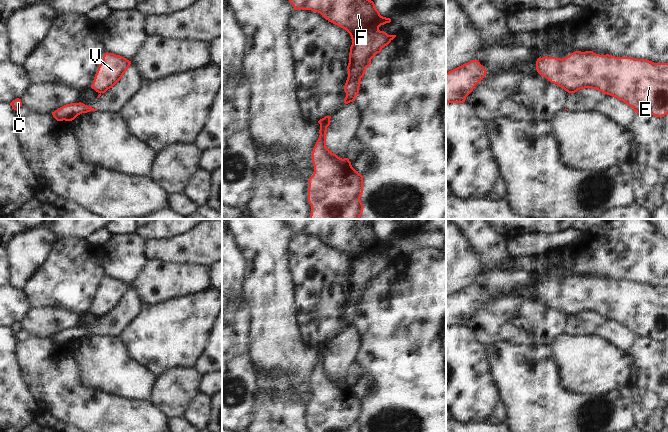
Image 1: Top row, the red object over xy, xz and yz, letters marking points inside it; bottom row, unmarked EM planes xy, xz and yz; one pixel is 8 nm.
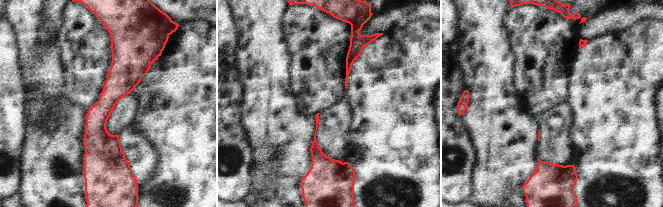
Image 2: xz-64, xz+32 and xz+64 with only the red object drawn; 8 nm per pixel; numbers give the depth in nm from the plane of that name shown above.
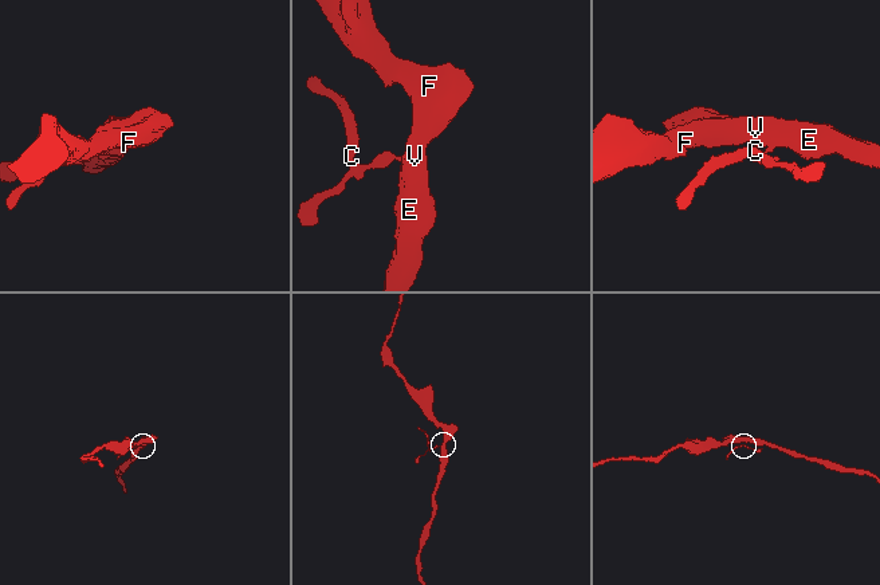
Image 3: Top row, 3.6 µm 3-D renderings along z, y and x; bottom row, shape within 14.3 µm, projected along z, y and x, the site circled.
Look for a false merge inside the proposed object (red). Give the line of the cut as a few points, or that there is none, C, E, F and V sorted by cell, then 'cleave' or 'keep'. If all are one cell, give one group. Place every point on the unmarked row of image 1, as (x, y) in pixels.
cut xz (329, 342), (323, 352), (325, 370); groups C / E F V; cleave

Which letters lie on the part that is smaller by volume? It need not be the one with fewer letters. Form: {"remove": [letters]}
{"remove": ["C"]}

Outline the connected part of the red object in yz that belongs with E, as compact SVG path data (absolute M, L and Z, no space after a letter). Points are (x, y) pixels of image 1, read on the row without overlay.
M575 275L562 283L539 281L536 294L568 317L596 313L623 325L637 338L668 338L668 287Z

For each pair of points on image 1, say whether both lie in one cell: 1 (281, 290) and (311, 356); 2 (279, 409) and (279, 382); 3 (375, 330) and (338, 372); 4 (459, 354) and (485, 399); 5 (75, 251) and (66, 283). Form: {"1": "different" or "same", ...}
{"1": "same", "2": "same", "3": "different", "4": "same", "5": "same"}

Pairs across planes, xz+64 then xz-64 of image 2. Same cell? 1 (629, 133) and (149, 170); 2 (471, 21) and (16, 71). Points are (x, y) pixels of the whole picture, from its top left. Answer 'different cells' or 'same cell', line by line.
1: different cells
2: different cells

